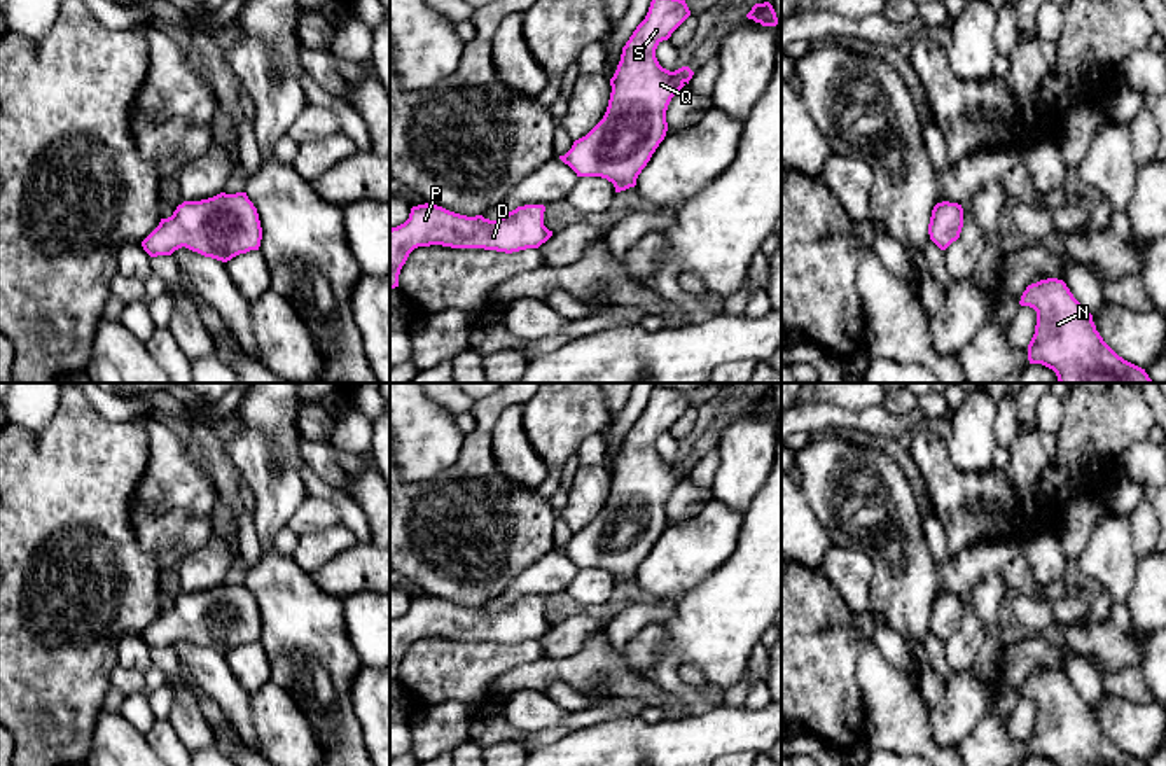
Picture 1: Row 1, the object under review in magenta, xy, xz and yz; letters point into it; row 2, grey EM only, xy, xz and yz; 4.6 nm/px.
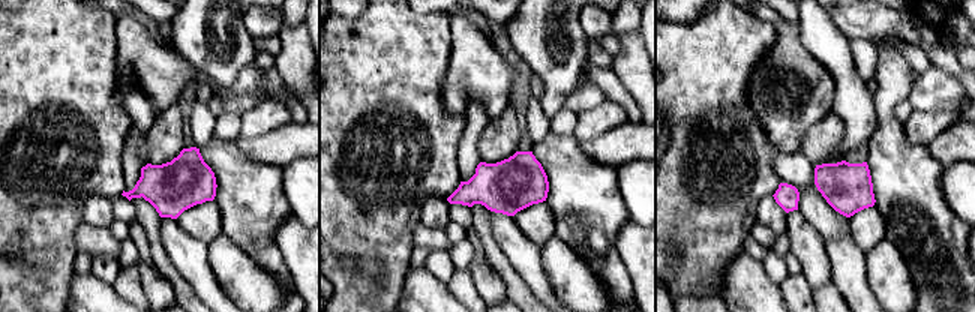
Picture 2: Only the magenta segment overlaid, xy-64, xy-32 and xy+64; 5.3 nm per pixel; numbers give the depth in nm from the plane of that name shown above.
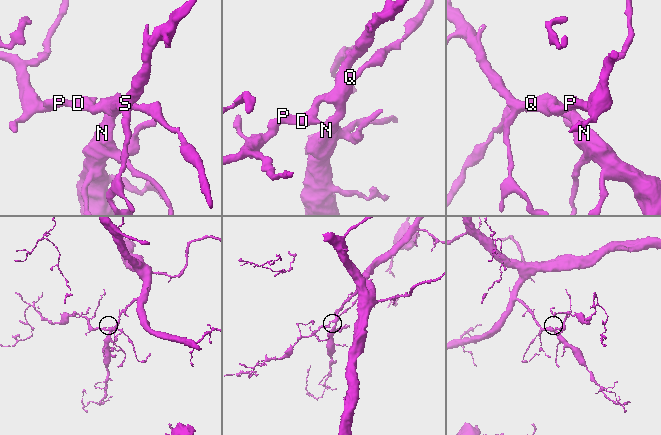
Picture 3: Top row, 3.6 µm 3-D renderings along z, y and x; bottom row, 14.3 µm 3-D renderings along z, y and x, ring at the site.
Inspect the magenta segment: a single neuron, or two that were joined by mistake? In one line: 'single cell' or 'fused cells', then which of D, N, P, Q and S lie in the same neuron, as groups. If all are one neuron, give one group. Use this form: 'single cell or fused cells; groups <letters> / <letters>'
single cell; groups D N P Q S

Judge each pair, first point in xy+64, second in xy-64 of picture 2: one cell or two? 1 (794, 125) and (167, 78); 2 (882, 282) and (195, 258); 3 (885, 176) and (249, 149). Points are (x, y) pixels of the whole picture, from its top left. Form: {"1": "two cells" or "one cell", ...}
{"1": "one cell", "2": "two cells", "3": "two cells"}

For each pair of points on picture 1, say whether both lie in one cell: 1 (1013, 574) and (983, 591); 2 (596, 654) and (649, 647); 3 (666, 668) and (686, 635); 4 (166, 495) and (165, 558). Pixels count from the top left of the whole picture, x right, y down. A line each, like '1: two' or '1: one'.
1: two
2: two
3: two
4: one

